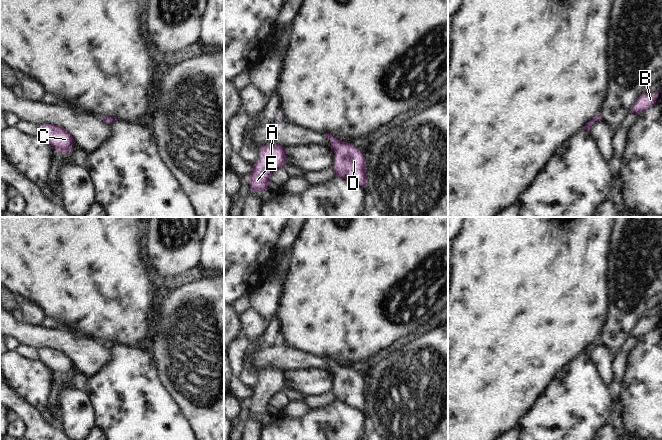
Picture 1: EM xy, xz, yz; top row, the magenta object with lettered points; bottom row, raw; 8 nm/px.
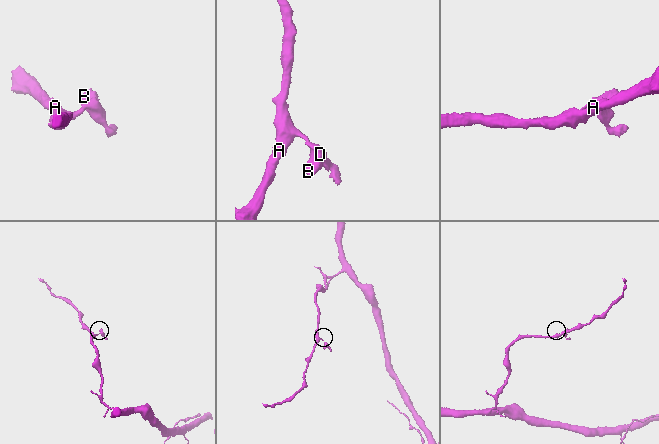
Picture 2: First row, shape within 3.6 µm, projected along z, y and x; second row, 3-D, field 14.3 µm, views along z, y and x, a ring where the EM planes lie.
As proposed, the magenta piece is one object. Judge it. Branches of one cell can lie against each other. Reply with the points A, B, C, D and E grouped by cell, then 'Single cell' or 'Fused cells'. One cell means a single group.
Groups: A B C D E. Single cell.

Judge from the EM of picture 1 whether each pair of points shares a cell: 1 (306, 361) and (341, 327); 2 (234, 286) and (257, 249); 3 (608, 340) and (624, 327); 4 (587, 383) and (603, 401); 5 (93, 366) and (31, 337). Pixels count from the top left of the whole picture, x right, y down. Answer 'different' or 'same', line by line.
1: different
2: same
3: same
4: same
5: same

